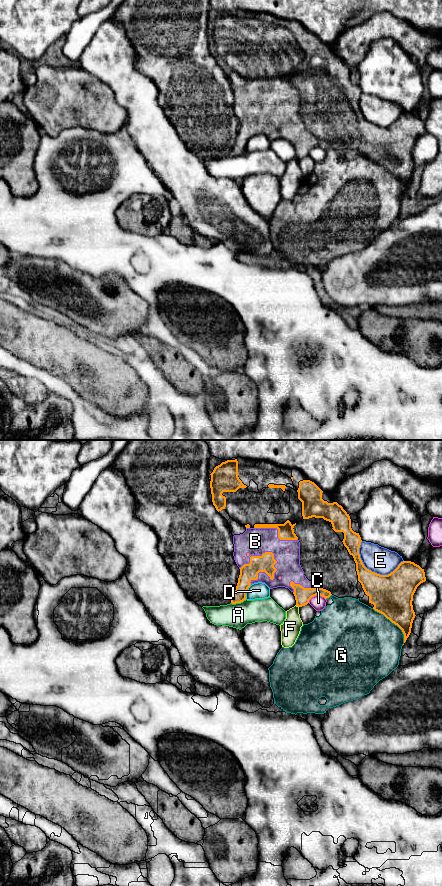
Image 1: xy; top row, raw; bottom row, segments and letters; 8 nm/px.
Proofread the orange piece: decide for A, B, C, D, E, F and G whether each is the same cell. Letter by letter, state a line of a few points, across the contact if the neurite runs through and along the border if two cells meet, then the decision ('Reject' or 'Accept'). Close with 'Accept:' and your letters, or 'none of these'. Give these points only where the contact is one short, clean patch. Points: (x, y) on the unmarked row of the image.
A: Reject
B: Accept
C: Reject
D: Reject
E: Reject
F: Reject
G: Reject
Accept: B

